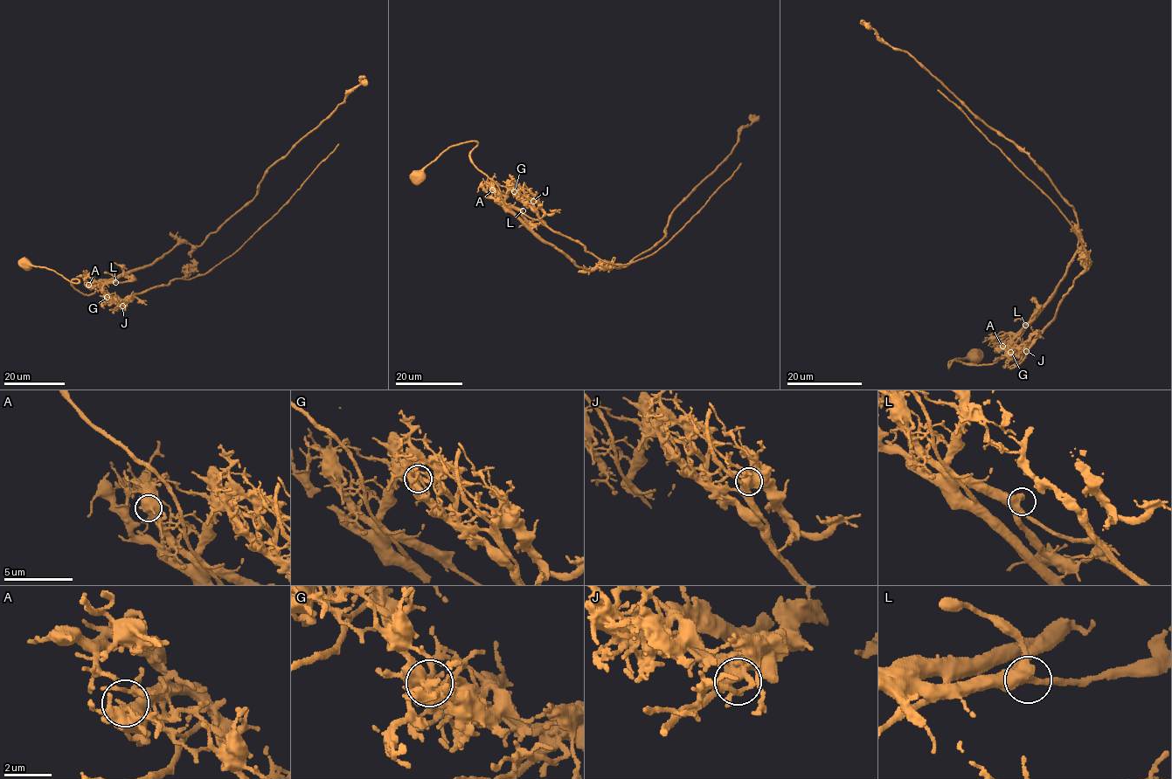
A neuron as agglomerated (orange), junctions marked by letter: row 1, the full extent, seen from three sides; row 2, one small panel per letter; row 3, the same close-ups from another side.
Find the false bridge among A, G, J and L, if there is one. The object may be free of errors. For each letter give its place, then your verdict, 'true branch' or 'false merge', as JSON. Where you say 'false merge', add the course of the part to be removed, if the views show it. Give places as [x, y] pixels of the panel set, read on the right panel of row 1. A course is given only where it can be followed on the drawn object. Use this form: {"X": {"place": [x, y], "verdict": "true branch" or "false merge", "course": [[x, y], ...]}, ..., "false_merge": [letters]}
{"A": {"place": [1002, 346], "verdict": "true branch"}, "G": {"place": [1010, 352], "verdict": "false merge", "course": [[1010, 352], [1018, 346], [1032, 341], [1054, 318], [1075, 279], [1085, 272], [1086, 252], [1050, 199], [938, 89]]}, "J": {"place": [1026, 351], "verdict": "true branch"}, "L": {"place": [1025, 325], "verdict": "true branch"}, "false_merge": ["G"]}

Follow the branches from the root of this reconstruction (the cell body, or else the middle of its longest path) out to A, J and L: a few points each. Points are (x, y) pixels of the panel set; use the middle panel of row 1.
A: (419, 175), (449, 147), (475, 141), (477, 144), (470, 153), (470, 162), (494, 181), (501, 196), (492, 189)
J: (419, 175), (449, 147), (475, 141), (470, 162), (494, 181), (500, 196), (509, 189), (519, 199), (533, 201)
L: (419, 175), (449, 147), (475, 141), (477, 144), (470, 153), (470, 162), (494, 181), (507, 204), (523, 210)

